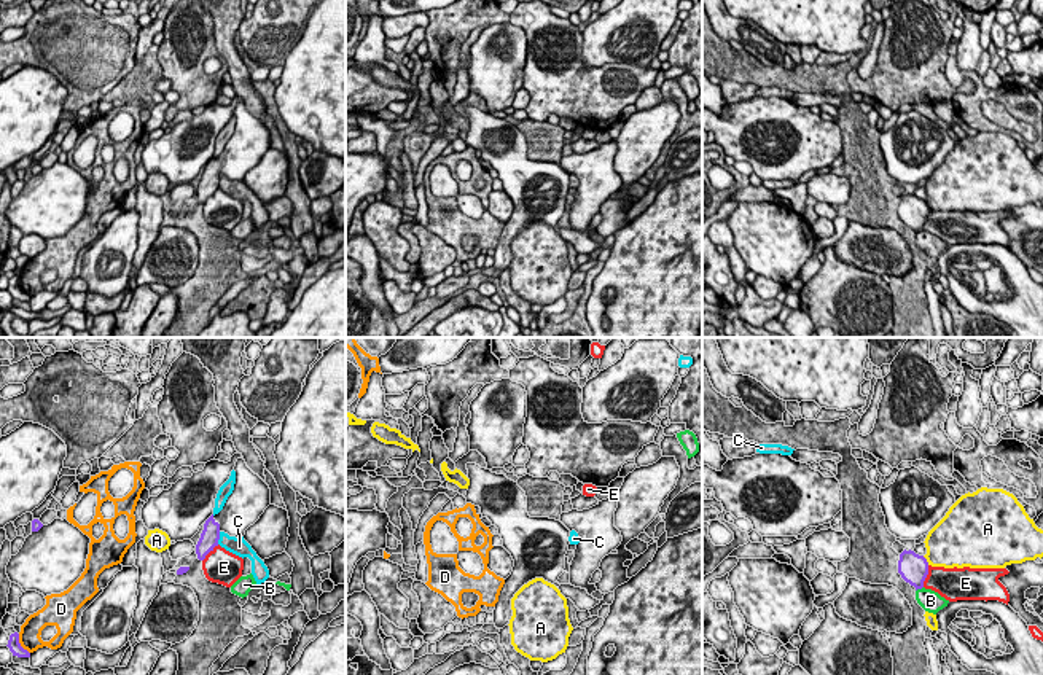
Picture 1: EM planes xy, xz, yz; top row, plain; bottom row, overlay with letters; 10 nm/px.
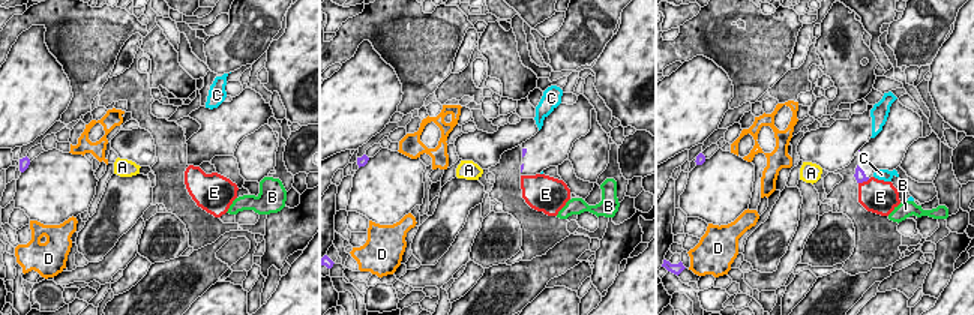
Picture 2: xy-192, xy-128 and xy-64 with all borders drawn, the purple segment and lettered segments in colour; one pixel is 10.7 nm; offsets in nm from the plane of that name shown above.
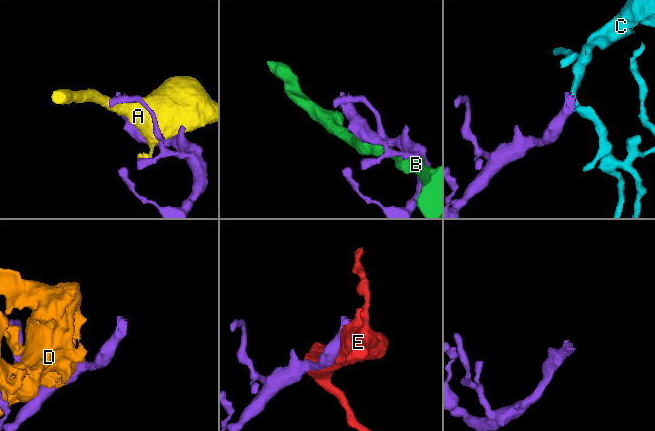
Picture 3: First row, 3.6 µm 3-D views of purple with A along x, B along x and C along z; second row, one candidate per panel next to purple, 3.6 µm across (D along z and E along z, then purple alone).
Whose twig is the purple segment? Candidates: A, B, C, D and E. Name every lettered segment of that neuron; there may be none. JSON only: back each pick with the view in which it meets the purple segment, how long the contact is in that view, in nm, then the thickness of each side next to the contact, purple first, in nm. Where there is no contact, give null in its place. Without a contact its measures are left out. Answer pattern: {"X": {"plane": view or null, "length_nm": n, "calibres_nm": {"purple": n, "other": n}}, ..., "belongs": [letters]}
{"belongs": []}

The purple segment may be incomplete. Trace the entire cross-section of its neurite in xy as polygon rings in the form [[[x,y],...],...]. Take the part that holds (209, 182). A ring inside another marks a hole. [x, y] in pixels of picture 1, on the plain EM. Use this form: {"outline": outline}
{"outline": [[[237,102],[234,115],[236,127],[232,137],[228,140],[223,153],[215,159],[212,158],[204,167],[204,174],[196,188],[199,204],[204,204],[218,189],[221,175],[242,181],[245,174],[271,148],[269,129],[247,110],[244,102]]]}

